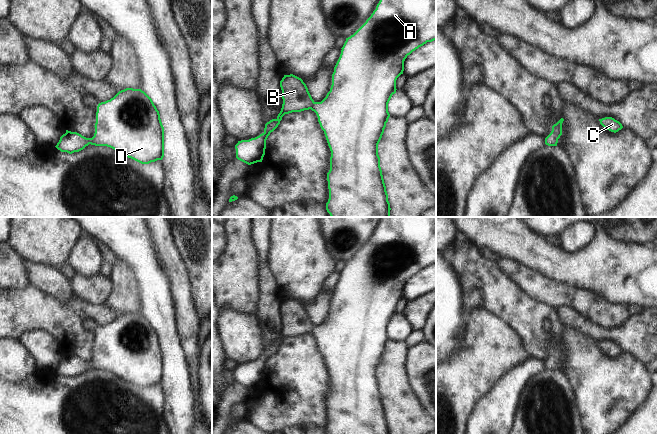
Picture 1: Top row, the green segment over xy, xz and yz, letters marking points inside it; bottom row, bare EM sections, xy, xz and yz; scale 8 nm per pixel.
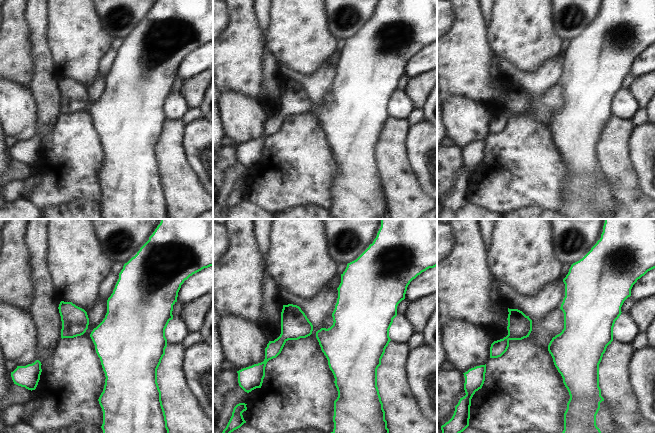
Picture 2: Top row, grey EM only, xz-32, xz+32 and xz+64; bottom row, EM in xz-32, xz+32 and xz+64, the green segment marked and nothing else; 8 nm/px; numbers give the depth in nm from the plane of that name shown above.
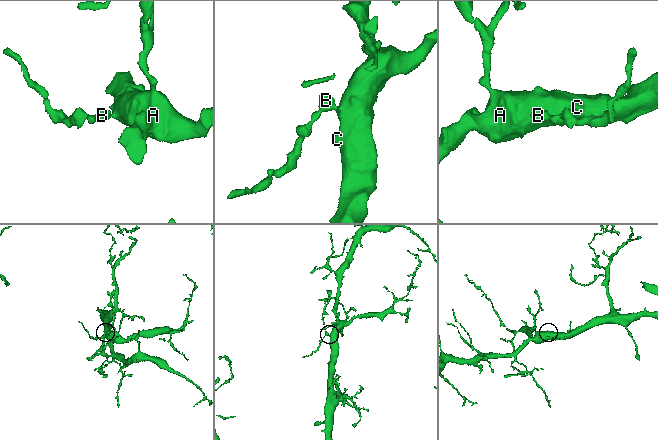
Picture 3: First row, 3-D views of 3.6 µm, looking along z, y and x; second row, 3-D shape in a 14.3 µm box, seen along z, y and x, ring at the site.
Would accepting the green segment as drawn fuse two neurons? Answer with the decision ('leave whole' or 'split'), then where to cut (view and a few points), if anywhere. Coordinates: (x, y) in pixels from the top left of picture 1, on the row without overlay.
leave whole | no cut

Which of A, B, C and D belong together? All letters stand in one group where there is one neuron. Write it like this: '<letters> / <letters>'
A B C D

